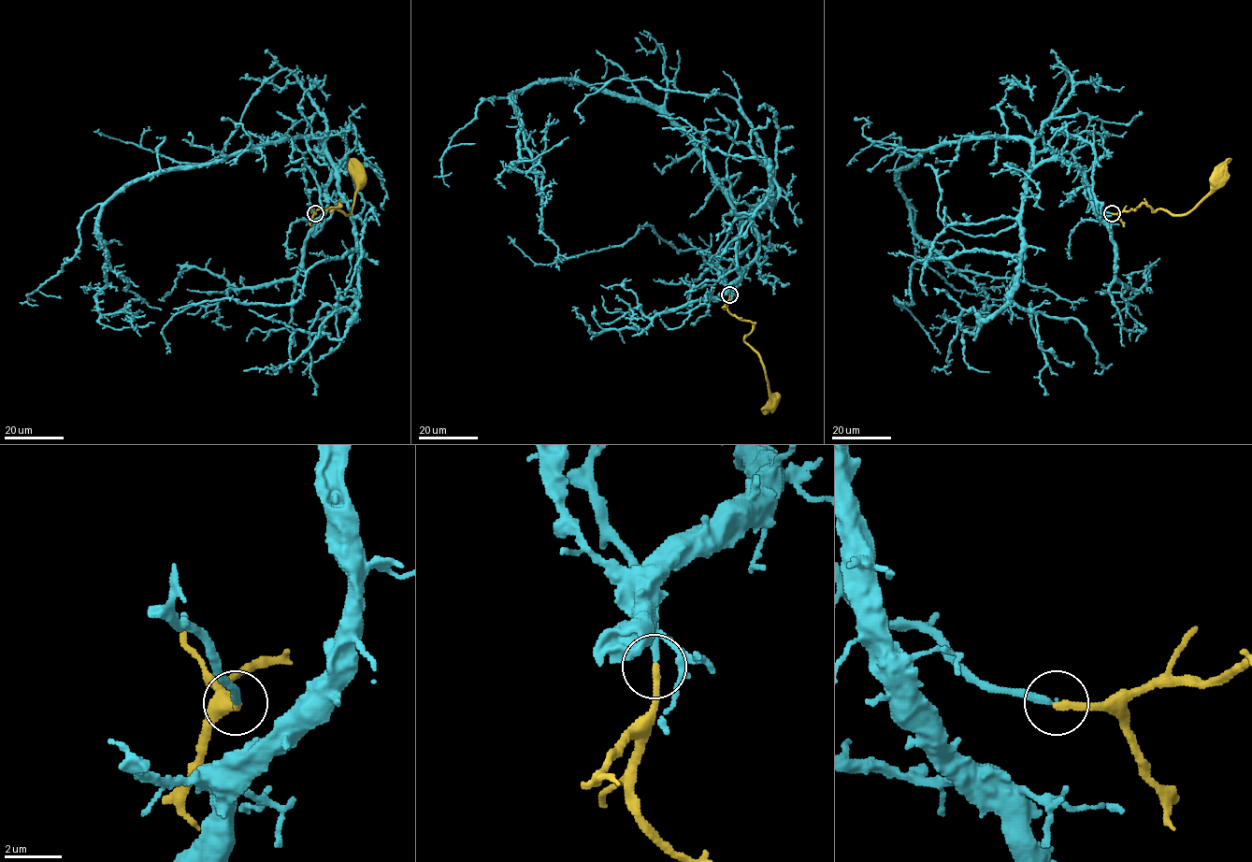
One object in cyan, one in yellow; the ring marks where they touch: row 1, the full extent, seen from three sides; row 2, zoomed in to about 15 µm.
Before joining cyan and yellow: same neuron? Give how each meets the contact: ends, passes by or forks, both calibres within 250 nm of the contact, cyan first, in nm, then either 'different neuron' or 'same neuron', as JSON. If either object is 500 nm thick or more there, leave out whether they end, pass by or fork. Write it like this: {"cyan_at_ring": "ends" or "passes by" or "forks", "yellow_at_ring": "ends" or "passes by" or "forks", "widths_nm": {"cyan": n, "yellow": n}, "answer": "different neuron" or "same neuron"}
{"cyan_at_ring": "ends", "yellow_at_ring": "ends", "widths_nm": {"cyan": 260, "yellow": 280}, "answer": "same neuron"}

